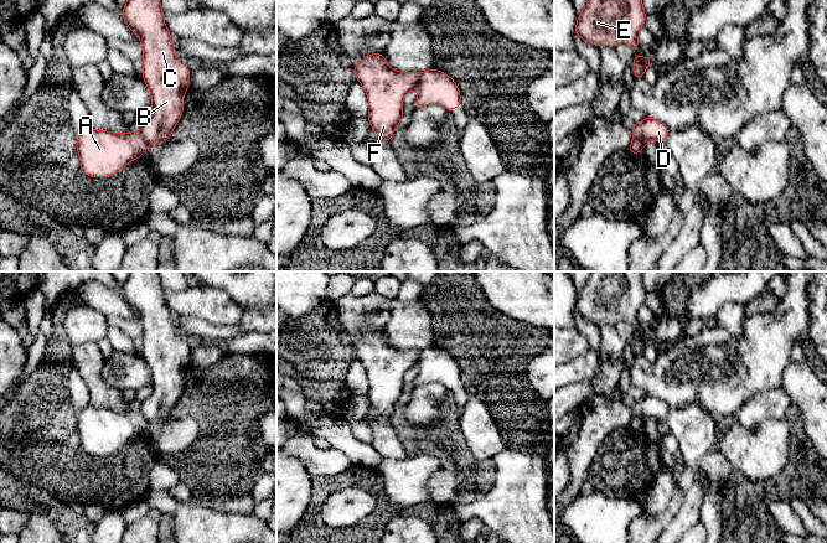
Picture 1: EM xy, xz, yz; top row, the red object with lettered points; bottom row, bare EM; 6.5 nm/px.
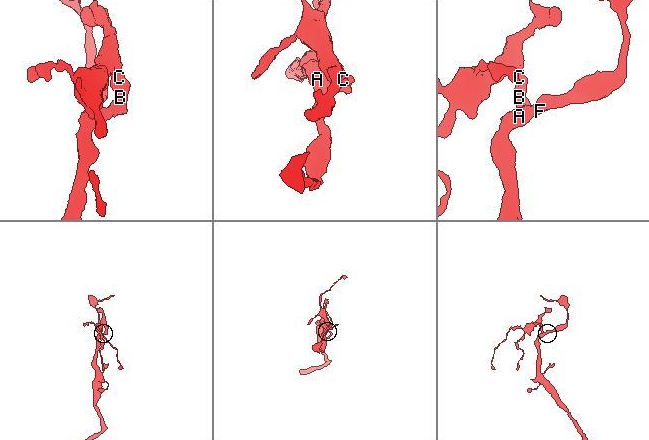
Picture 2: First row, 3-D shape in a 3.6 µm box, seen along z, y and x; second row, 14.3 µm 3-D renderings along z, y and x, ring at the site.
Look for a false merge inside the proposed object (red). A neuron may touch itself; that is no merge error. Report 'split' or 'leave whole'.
split

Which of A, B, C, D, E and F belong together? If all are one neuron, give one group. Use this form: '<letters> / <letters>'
A F / B C D E

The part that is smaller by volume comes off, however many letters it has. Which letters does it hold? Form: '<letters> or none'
B, C, D, E

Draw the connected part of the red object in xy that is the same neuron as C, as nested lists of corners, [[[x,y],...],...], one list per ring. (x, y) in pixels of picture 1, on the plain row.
[[[130,272],[122,295],[139,314],[144,329],[141,356],[151,372],[153,389],[143,400],[140,412],[148,422],[170,419],[184,392],[184,373],[190,366],[191,347],[176,337],[157,272]]]

